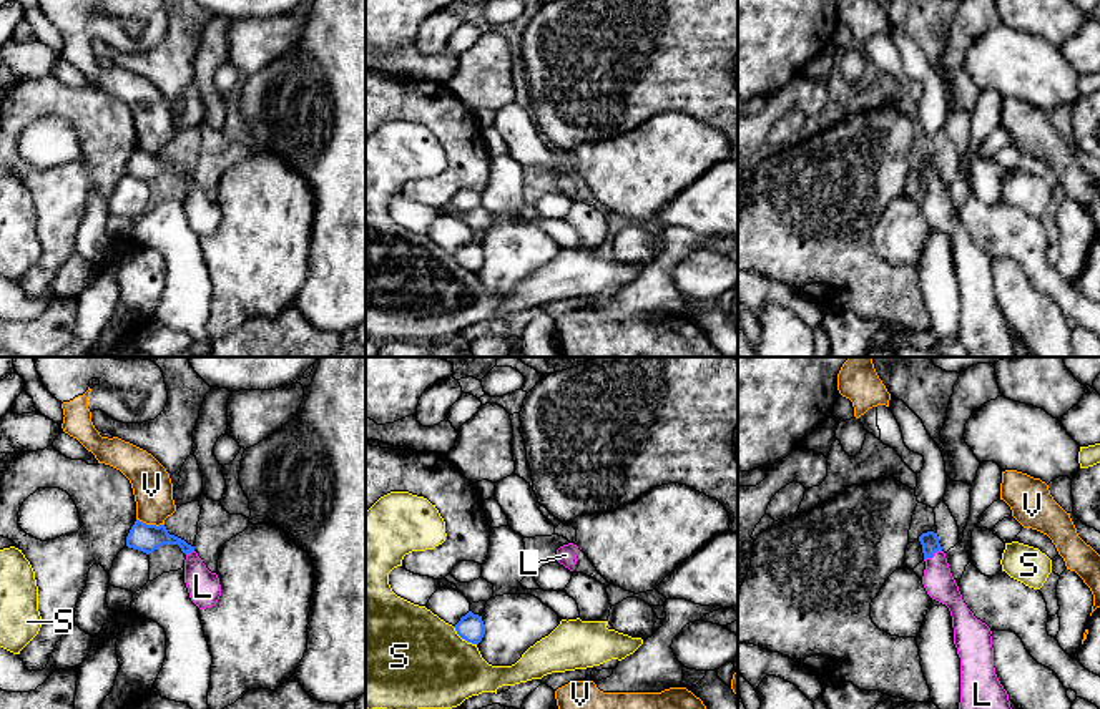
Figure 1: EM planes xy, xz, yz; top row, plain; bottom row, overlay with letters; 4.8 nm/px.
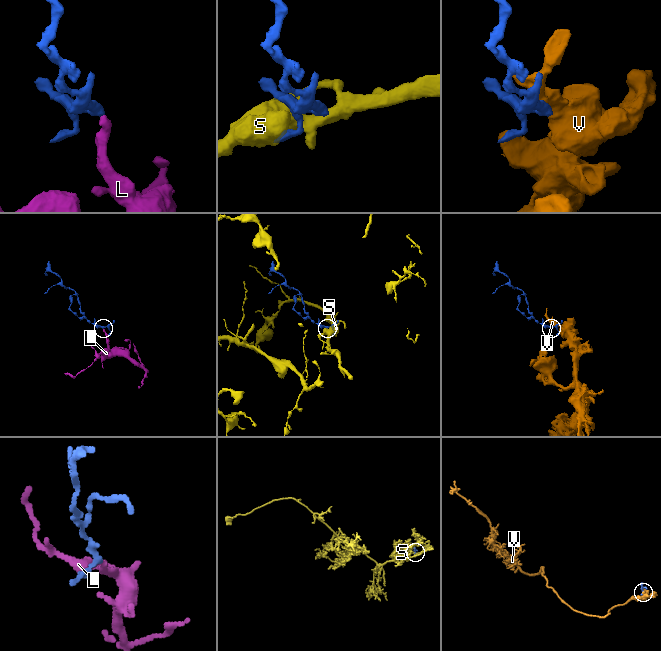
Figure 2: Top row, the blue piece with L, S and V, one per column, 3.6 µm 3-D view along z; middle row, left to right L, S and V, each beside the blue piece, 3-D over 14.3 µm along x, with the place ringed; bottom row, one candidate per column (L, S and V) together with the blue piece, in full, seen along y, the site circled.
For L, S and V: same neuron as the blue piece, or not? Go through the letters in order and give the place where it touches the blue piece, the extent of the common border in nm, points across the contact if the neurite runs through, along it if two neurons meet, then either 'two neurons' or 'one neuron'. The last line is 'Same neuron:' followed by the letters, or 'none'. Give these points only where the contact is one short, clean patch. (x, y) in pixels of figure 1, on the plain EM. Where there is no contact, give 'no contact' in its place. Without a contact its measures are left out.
L: yz (933, 183) | 100 nm | across yz (929, 168), (933, 183), (937, 208) | one neuron
S: xz (464, 266) | 150 nm | two neurons
V: xy (150, 153) | 140 nm | along xy (137, 146), (163, 153) | two neurons
Same neuron: L

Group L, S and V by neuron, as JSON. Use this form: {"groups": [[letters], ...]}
{"groups": [["L"], ["S"], ["V"]]}

